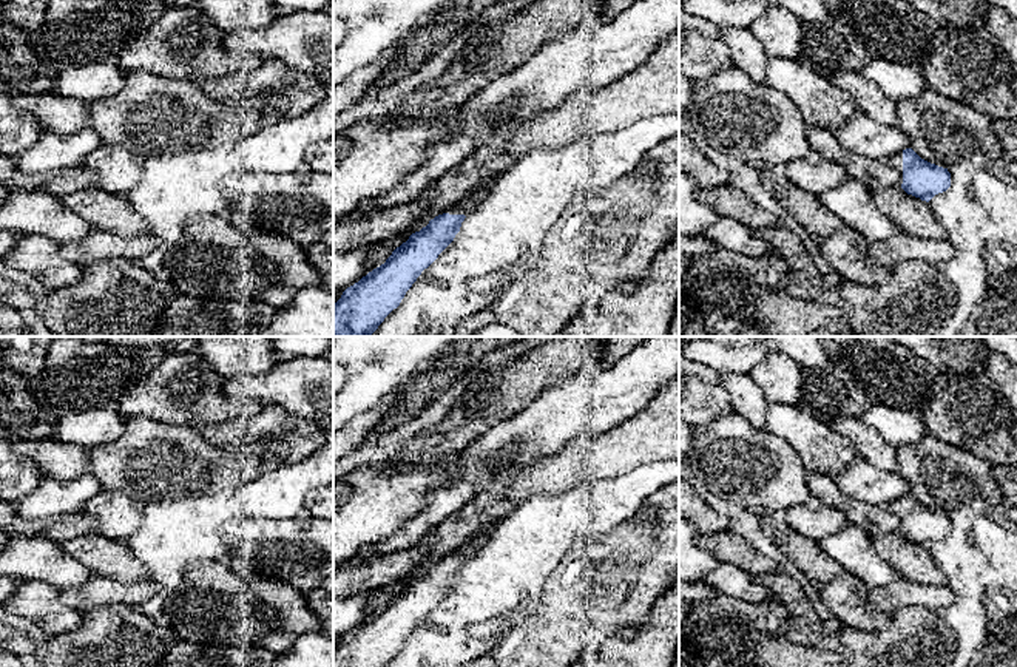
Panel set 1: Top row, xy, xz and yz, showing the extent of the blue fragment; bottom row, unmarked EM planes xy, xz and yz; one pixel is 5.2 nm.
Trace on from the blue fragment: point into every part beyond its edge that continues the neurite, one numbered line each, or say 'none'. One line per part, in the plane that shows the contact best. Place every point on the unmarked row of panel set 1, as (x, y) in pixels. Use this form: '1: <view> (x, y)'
1: yz (895, 507)

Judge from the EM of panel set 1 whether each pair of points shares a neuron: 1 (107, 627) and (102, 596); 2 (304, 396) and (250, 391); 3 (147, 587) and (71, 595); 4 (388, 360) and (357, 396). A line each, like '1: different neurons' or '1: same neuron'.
1: different neurons
2: same neuron
3: same neuron
4: same neuron

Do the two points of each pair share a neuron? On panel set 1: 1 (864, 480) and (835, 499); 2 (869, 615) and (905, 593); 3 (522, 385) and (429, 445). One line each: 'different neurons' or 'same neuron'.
1: different neurons
2: different neurons
3: same neuron

